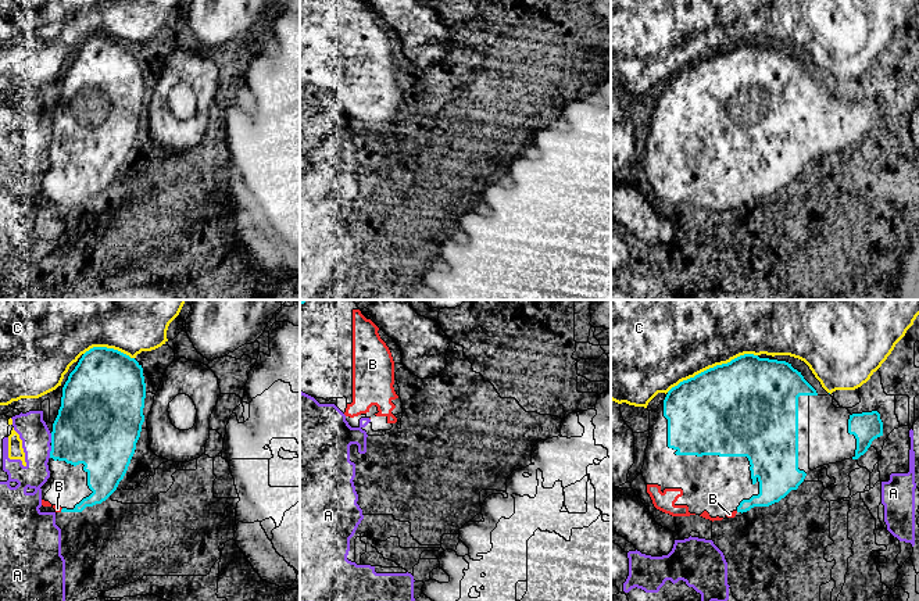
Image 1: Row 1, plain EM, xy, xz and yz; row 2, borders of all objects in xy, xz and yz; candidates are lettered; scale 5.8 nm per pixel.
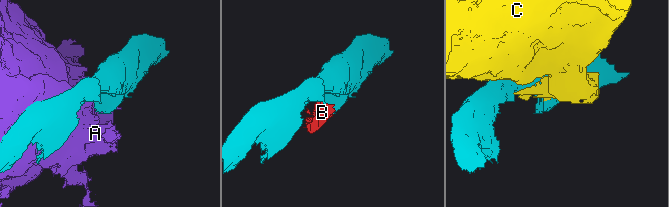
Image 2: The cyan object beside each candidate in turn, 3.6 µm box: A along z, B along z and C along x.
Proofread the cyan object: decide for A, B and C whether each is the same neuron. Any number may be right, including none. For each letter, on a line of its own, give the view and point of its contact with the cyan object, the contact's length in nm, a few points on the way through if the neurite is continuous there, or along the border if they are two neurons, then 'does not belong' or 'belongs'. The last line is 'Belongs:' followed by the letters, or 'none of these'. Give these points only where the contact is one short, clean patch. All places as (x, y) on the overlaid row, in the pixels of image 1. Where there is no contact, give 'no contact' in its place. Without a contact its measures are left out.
A: contact xy (50, 451); length 70 nm; does not belong
B: contact xy (61, 510); length 30 nm; belongs
C: contact yz (711, 368); length 550 nm; does not belong
Belongs: B

